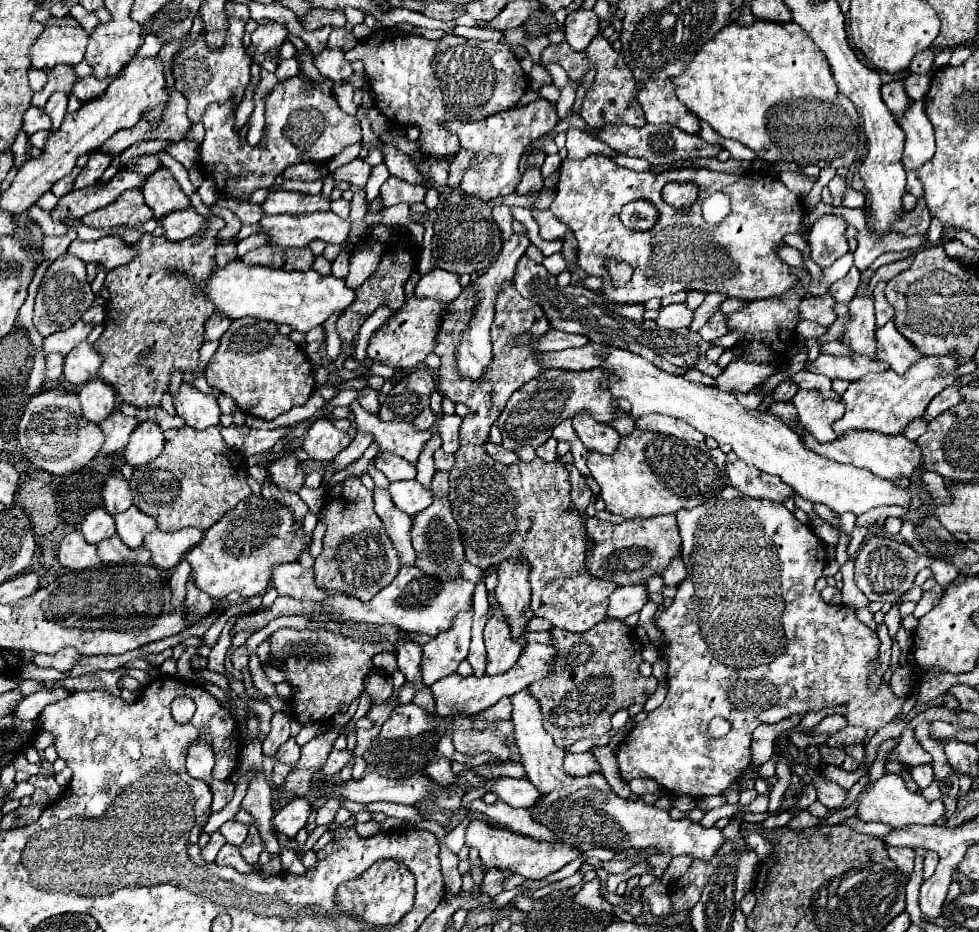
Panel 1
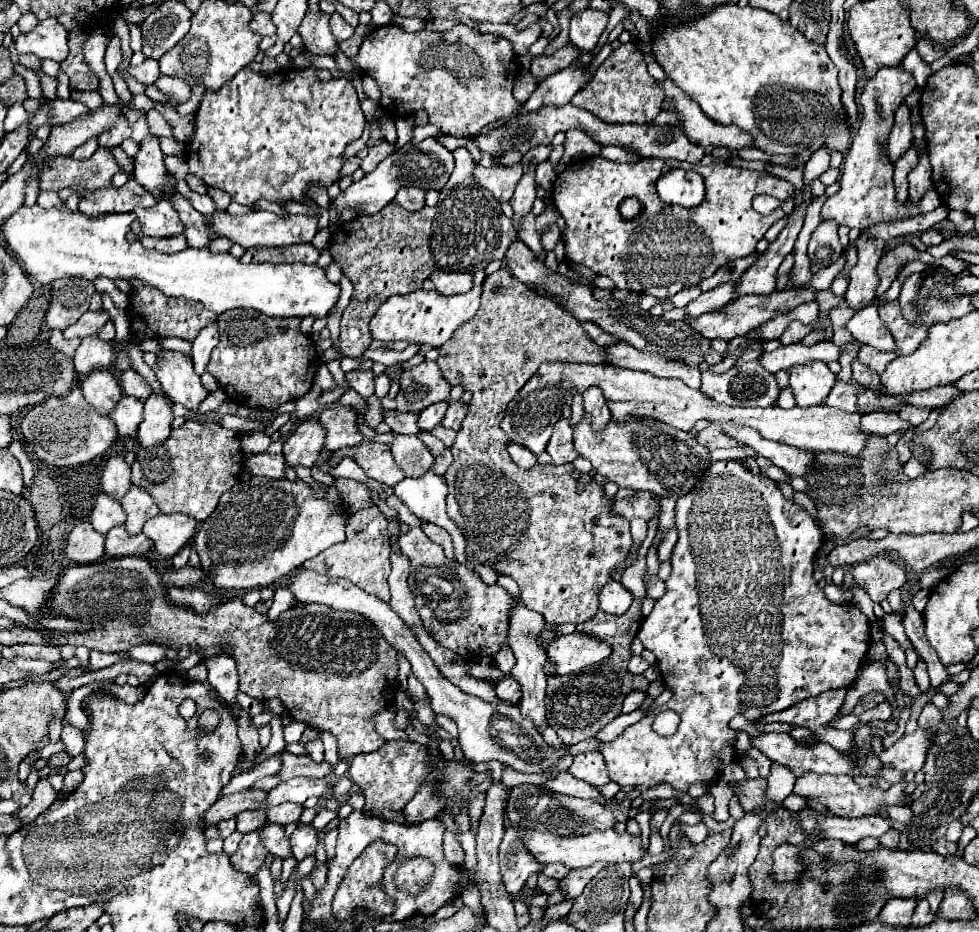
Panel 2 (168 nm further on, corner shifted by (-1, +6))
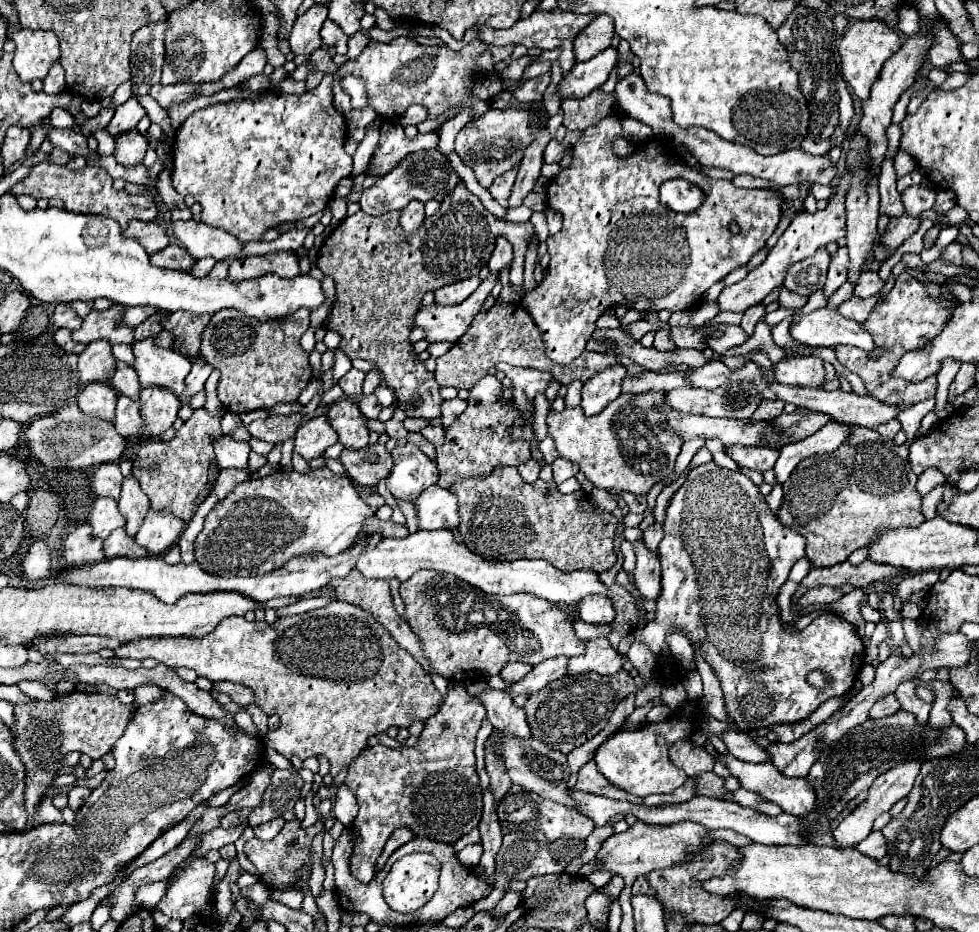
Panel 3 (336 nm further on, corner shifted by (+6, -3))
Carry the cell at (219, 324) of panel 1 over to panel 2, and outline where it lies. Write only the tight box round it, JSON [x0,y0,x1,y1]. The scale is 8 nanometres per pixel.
[192,321,218,375]

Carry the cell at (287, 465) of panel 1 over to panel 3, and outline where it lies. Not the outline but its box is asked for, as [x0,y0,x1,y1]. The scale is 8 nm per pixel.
[295,416,337,460]

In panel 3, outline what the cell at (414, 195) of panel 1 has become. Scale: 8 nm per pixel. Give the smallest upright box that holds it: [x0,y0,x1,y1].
[401,200,425,232]

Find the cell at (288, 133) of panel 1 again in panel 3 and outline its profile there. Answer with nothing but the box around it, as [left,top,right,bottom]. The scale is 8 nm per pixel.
[171,74,353,242]

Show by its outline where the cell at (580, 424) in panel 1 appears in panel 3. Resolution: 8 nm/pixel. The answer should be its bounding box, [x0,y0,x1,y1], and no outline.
[581,364,625,416]

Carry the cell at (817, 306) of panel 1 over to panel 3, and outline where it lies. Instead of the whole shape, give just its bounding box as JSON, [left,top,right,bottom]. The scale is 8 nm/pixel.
[669,328,707,350]

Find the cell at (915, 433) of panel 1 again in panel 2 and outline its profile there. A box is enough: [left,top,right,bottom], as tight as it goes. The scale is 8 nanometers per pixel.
[862,413,910,437]

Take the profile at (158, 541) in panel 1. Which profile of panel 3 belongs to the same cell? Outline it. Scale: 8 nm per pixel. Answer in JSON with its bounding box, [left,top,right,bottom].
[135,508,185,556]

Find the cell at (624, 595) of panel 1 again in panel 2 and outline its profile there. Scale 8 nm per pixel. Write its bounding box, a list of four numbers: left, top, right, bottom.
[600,581,632,615]

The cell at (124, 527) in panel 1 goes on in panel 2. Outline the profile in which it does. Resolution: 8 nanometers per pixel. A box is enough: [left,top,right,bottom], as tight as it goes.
[120,487,160,535]

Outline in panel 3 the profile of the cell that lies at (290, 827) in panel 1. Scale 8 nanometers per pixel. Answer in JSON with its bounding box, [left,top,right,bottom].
[255,818,285,840]

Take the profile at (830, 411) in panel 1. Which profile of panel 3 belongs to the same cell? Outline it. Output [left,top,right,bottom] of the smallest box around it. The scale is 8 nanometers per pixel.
[773,356,823,386]

